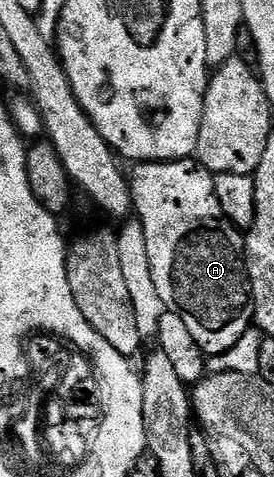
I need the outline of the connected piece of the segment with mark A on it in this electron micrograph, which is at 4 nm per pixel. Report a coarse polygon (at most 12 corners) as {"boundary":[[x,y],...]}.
{"boundary":[[194,159],[143,162],[134,215],[204,354],[253,324],[244,233]]}

